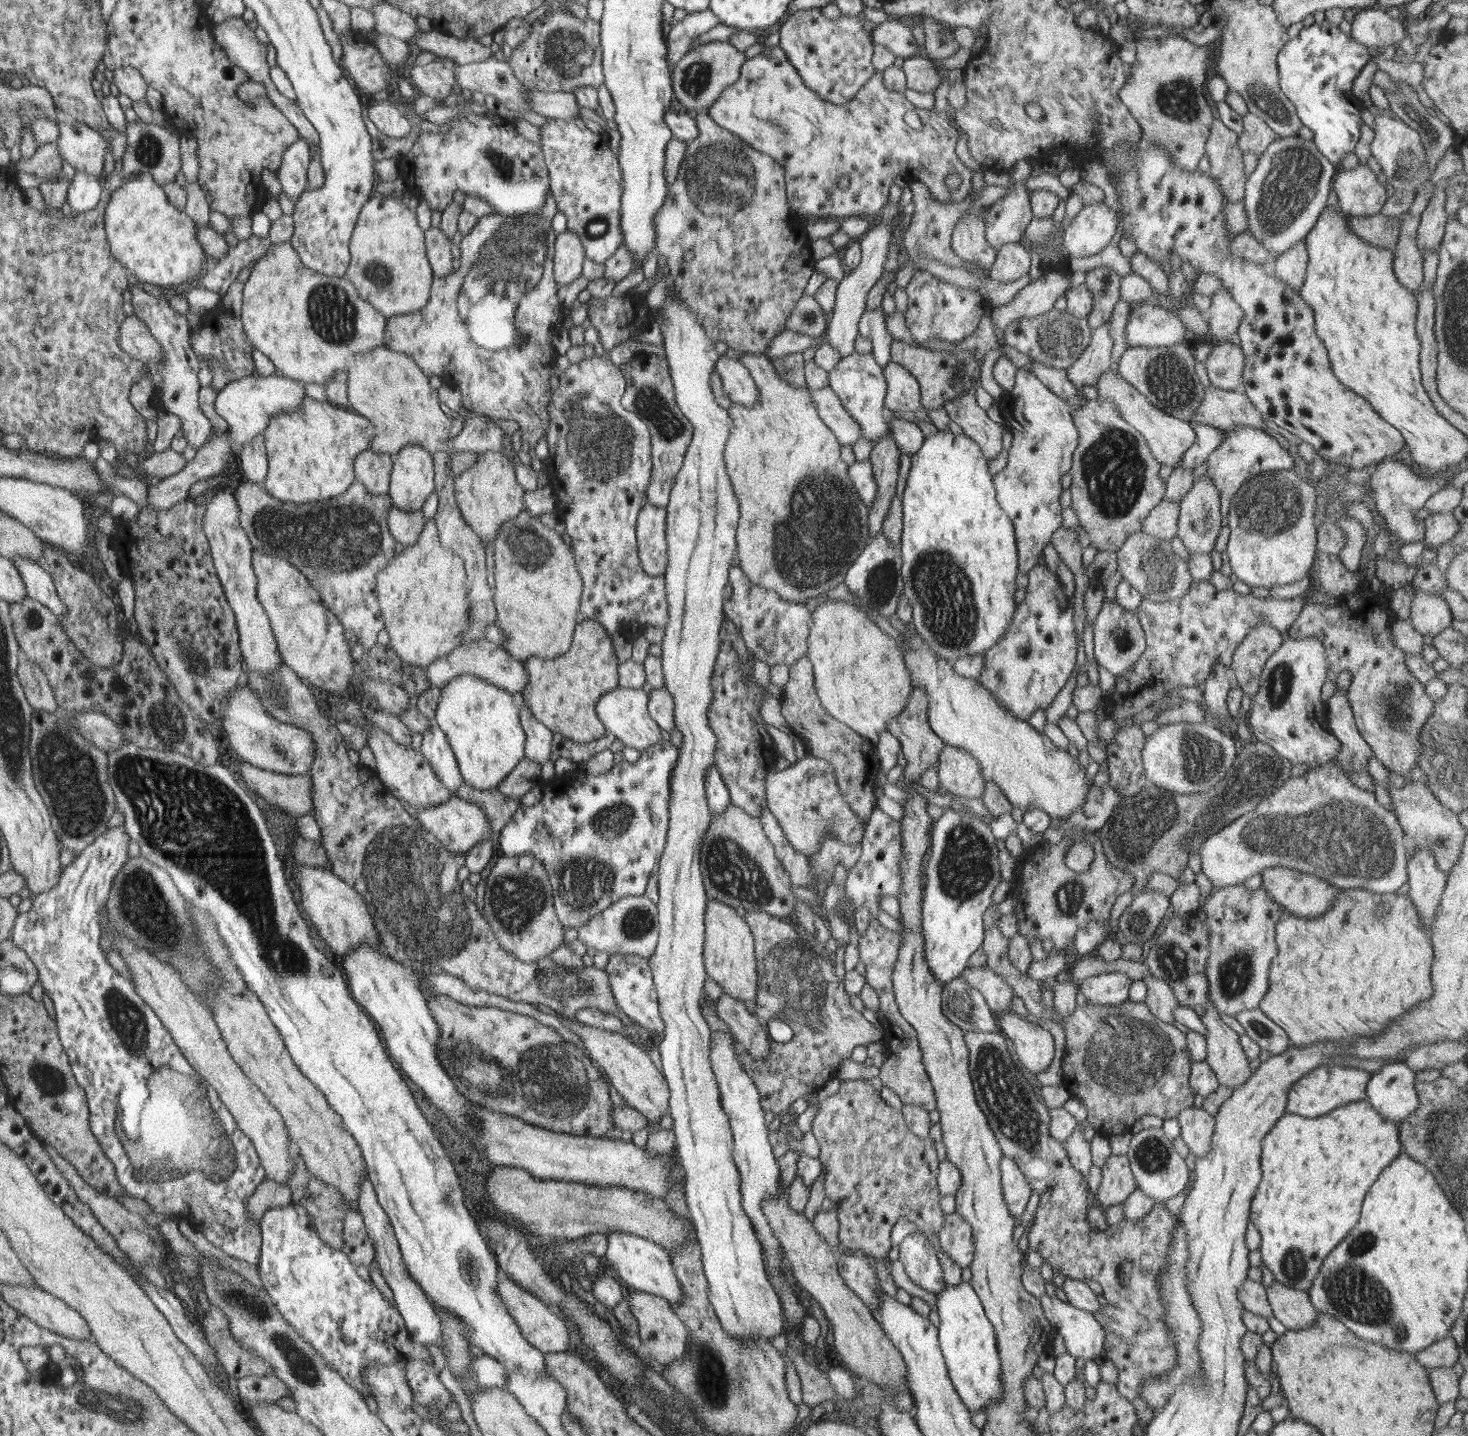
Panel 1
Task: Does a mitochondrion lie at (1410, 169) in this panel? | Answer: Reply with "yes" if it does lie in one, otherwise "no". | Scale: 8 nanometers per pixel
yes

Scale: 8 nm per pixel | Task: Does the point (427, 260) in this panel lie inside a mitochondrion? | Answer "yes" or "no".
no

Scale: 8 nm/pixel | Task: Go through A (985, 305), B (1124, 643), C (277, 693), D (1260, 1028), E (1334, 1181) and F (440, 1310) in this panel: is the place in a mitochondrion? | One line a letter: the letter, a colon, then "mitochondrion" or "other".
A: other
B: other
C: mitochondrion
D: mitochondrion
E: other
F: other

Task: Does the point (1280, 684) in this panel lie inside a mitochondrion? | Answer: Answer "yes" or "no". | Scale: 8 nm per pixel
yes

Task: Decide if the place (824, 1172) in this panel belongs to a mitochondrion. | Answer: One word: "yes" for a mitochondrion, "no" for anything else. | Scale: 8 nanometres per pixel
no

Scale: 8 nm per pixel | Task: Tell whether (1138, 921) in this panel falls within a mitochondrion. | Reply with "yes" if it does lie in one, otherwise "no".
yes

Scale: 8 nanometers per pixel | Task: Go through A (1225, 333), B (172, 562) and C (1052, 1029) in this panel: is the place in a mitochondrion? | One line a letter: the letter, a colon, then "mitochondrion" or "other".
A: other
B: other
C: other

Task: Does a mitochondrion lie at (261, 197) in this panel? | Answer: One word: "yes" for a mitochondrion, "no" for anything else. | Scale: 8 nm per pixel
no

